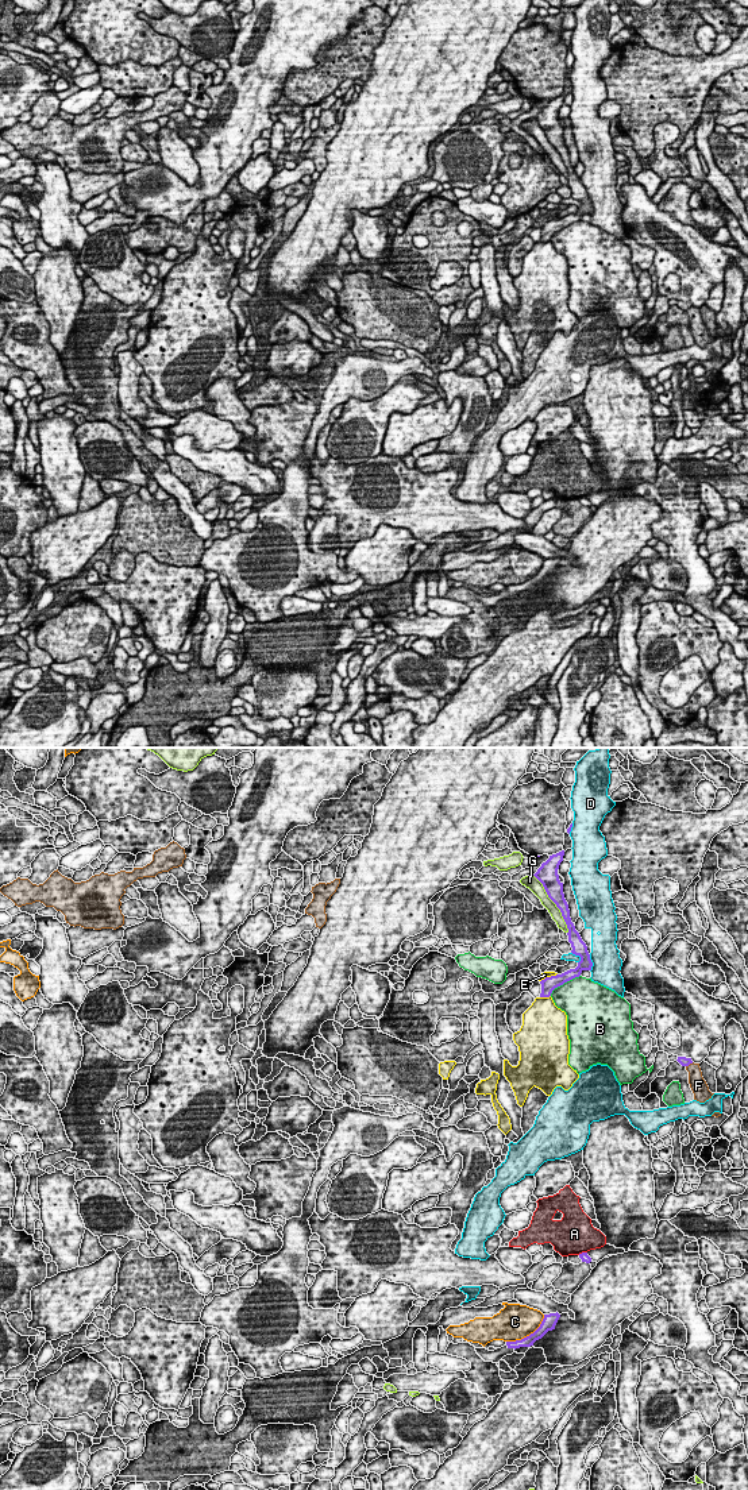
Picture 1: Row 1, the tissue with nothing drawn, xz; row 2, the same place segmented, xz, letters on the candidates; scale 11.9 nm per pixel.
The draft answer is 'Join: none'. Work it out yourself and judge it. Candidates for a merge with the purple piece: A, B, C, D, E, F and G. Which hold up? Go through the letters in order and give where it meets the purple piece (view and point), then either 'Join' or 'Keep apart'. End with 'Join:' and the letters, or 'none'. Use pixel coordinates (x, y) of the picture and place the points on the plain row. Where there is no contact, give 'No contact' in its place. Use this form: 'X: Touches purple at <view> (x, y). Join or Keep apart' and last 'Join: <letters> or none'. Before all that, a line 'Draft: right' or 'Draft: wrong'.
Draft: right
A: Touches purple at xz (582, 497). Keep apart
B: Touches purple at xz (563, 227). Keep apart
C: Touches purple at xz (529, 579). Keep apart
D: Touches purple at xz (592, 207). Keep apart
E: Touches purple at xz (544, 240). Keep apart
F: Touches purple at xz (689, 308). Keep apart
G: Touches purple at xz (555, 147). Keep apart
Join: none

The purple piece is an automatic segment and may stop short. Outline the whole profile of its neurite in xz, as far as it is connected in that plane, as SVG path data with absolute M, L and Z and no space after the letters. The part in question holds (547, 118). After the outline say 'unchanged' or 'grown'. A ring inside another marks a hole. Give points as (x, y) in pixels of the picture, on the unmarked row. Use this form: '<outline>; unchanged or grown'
M564 94L550 100L550 103L541 108L537 116L533 119L544 131L548 142L556 148L560 154L562 161L568 173L568 186L571 188L571 197L581 201L578 211L575 213L570 213L562 219L545 221L540 225L541 238L540 242L550 242L552 235L564 227L579 221L583 215L591 215L593 206L590 204L590 198L587 196L586 188L582 185L579 177L575 174L574 167L570 162L568 148L564 143L563 138L563 127L559 124L558 113L560 107L563 105Z; unchanged

